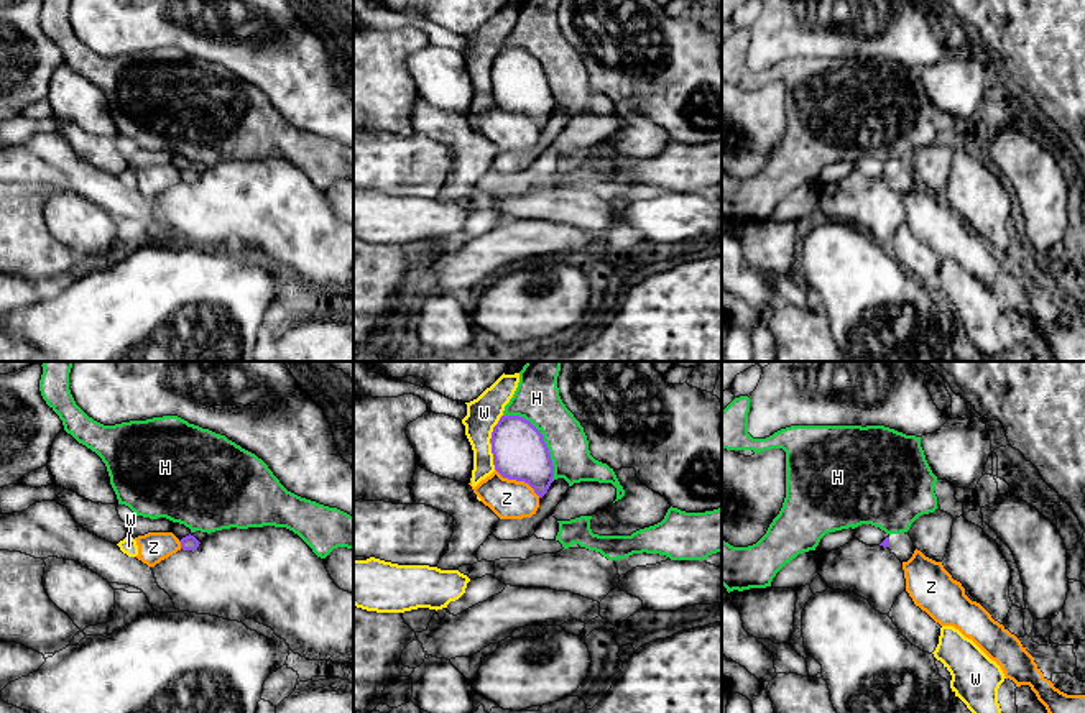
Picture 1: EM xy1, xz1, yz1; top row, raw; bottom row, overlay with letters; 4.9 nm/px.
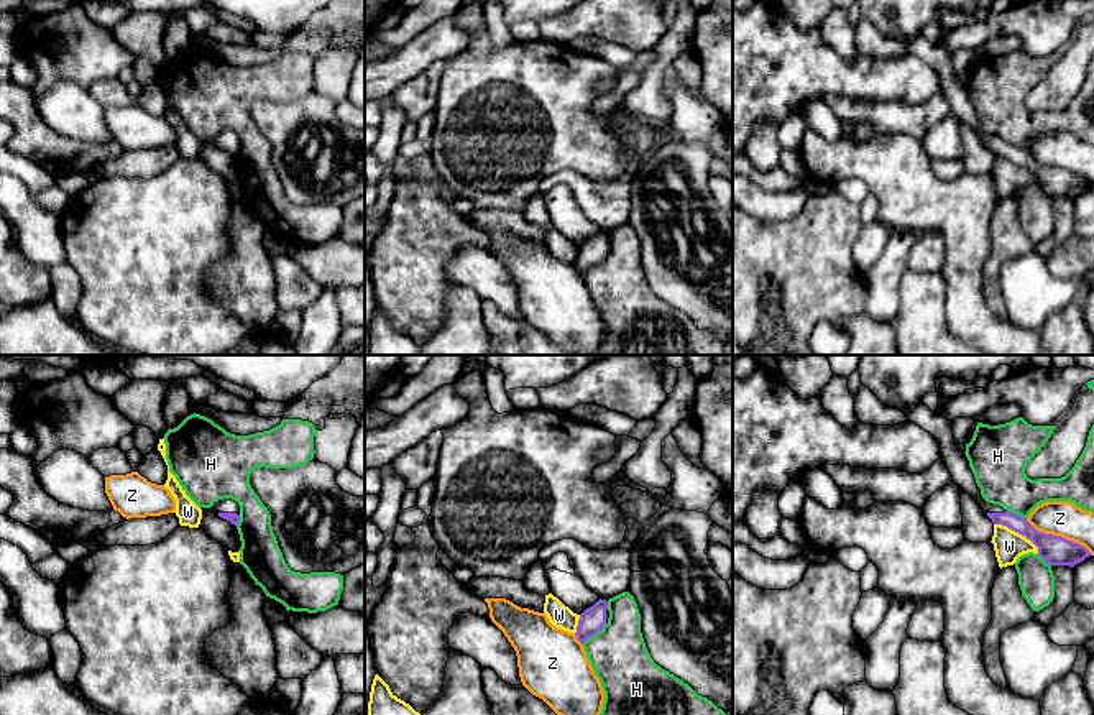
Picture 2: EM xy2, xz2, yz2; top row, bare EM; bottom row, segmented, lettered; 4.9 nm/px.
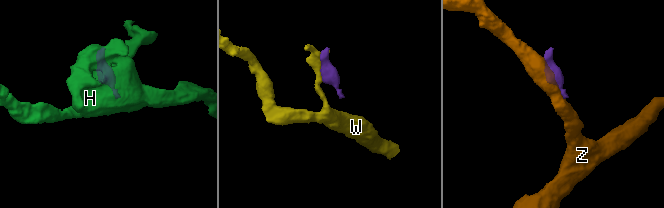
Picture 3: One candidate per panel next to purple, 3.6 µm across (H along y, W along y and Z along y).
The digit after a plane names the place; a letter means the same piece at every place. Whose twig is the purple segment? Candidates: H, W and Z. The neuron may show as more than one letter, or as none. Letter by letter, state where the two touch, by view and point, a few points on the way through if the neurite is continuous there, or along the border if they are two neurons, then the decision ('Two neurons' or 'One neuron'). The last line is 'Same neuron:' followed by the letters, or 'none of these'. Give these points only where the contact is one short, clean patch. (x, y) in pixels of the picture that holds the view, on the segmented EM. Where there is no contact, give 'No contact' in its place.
H: Touches purple at xz1 (543, 439). Two neurons
W: Touches purple at xz1 (490, 442). Two neurons
Z: Touches purple at yz2 (1060, 536). Two neurons
Same neuron: none of these

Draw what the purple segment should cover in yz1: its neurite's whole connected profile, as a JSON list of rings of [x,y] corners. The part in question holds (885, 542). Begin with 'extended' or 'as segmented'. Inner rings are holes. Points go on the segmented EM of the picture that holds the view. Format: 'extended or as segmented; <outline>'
extended; [[[891,534],[880,545],[888,547],[901,562],[907,562],[916,547],[909,534]]]

